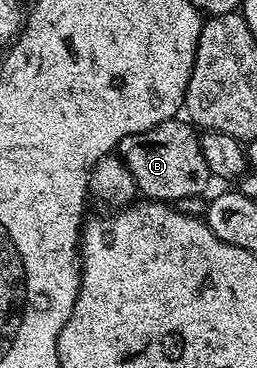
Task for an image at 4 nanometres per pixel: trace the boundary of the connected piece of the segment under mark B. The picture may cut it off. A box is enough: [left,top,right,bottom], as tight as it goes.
[116,119,211,203]

